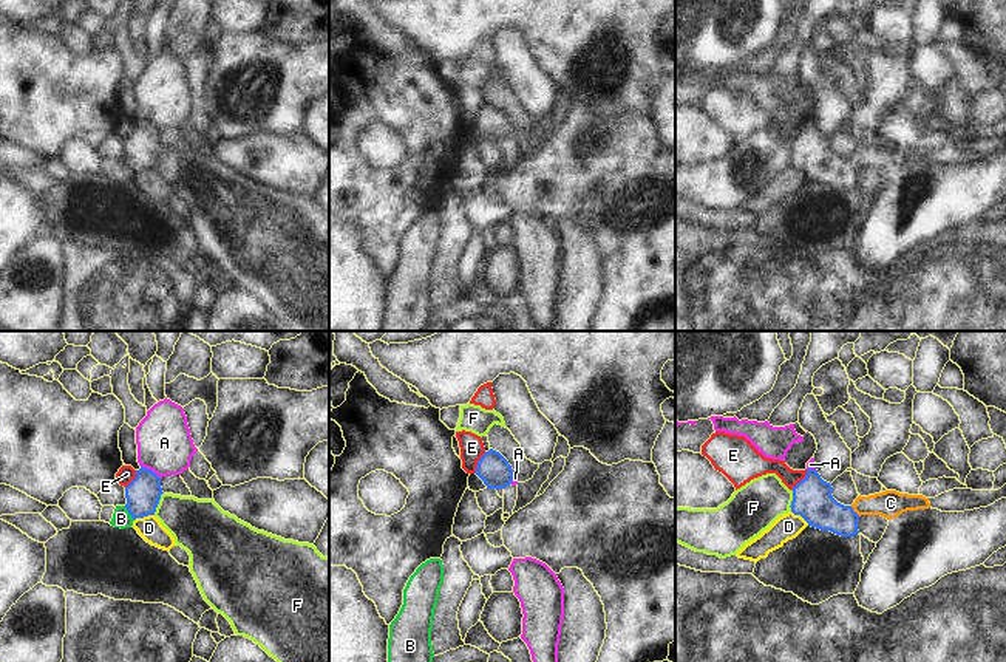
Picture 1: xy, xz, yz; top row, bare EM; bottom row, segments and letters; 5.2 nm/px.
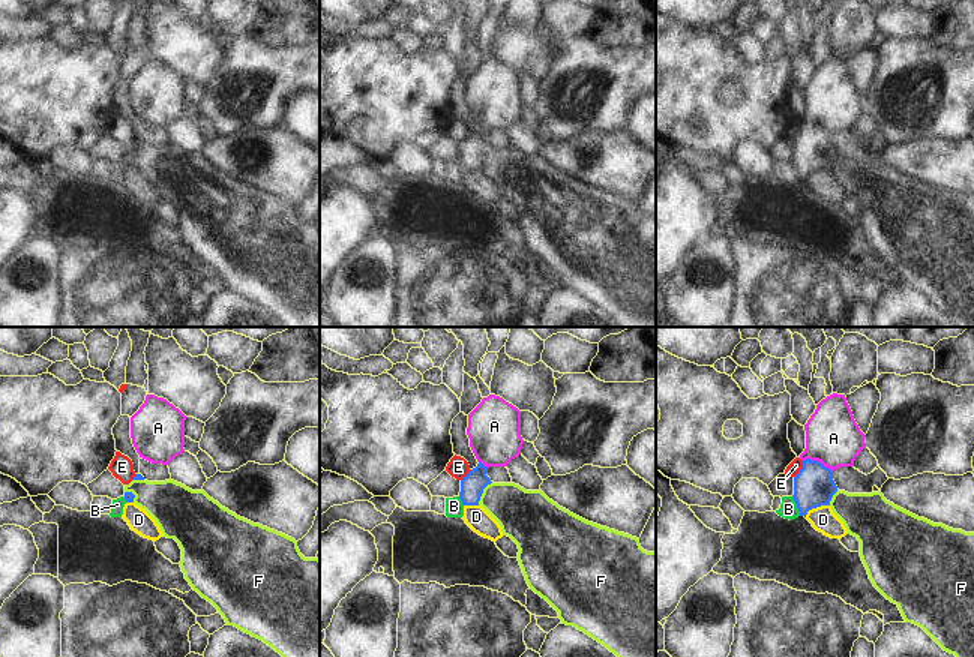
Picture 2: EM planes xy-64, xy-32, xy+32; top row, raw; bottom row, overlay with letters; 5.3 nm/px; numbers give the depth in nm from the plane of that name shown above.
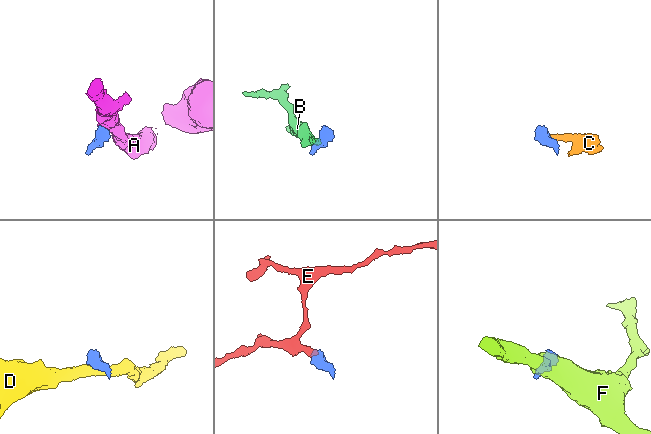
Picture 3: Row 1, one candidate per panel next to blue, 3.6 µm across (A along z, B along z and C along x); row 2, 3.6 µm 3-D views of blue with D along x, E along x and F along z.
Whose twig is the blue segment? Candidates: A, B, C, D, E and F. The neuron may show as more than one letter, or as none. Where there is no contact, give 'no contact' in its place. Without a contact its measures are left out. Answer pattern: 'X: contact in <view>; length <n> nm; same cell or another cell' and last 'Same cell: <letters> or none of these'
A: contact in xy; length 130 nm; same cell
B: contact in xy; length 90 nm; another cell
C: contact in yz; length 80 nm; another cell
D: contact in xy; length 110 nm; another cell
E: contact in yz; length 140 nm; another cell
F: contact in xy; length 130 nm; another cell
Same cell: A

